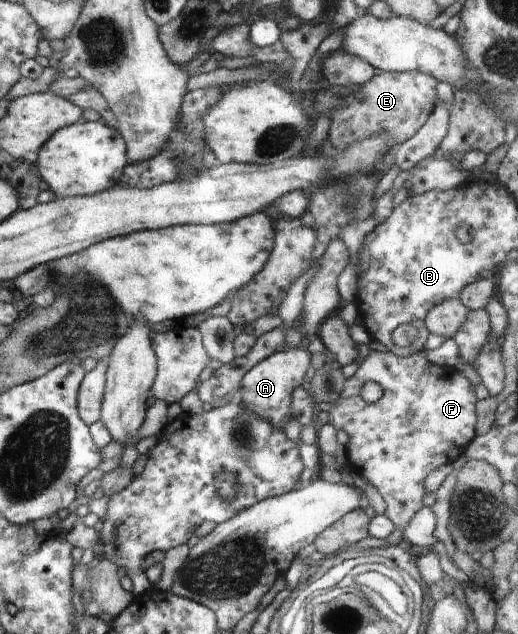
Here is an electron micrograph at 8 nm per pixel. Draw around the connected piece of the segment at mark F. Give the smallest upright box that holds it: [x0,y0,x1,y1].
[329,351,476,530]

